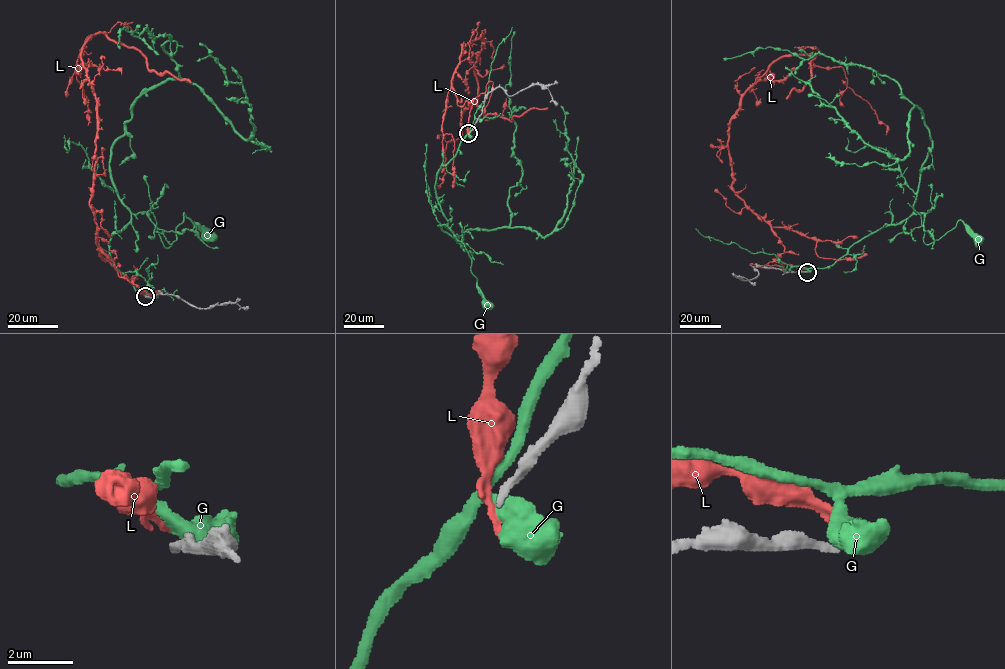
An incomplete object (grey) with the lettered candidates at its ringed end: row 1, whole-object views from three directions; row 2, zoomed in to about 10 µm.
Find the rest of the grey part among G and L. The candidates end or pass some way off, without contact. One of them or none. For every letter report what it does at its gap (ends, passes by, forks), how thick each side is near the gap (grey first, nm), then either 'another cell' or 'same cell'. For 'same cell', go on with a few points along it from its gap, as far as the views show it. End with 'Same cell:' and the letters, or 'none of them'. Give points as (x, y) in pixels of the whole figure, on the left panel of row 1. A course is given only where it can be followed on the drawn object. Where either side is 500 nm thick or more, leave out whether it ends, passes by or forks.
G: 300/550 nm | another cell
L: it passes by | 300/200 nm | another cell
Same cell: none of them

